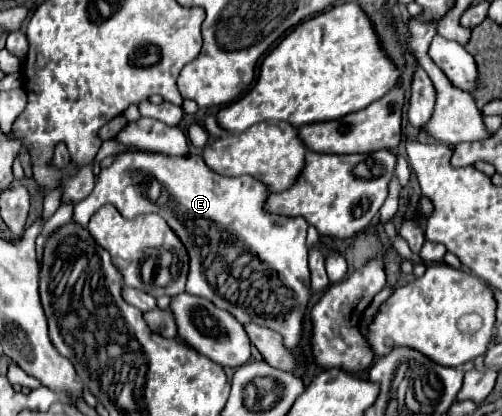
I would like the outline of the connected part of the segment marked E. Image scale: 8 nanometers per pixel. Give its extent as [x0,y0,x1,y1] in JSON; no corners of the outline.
[73,151,309,349]

